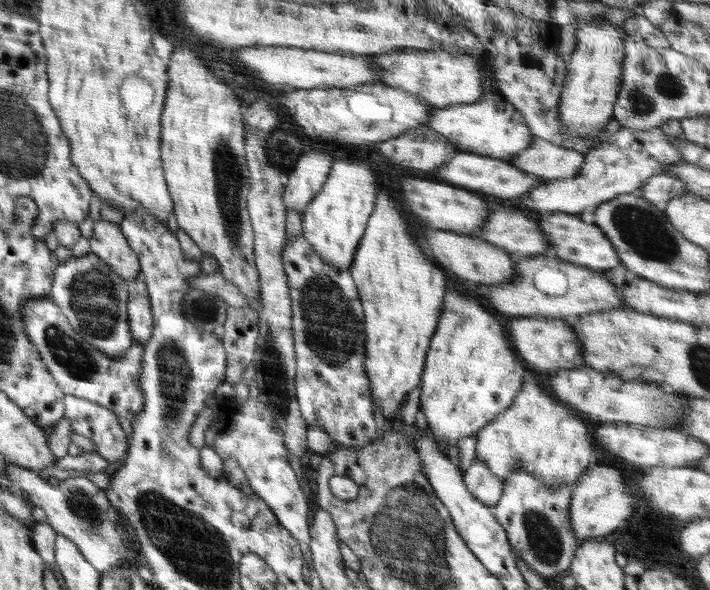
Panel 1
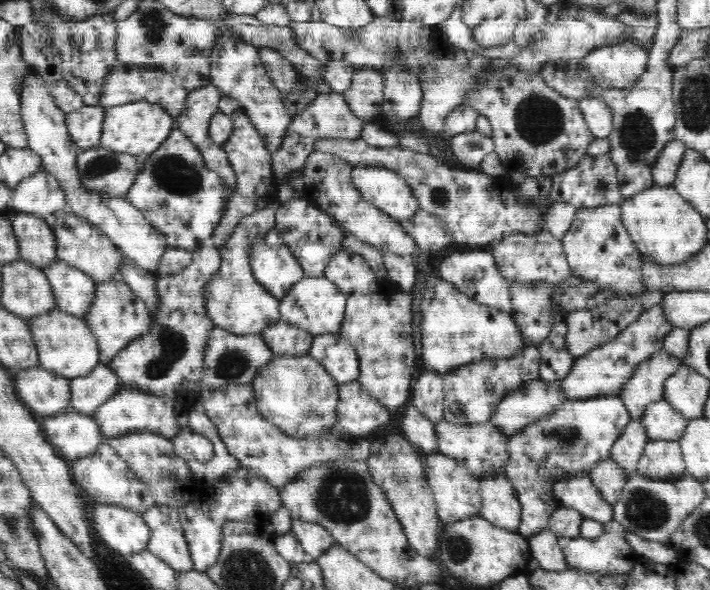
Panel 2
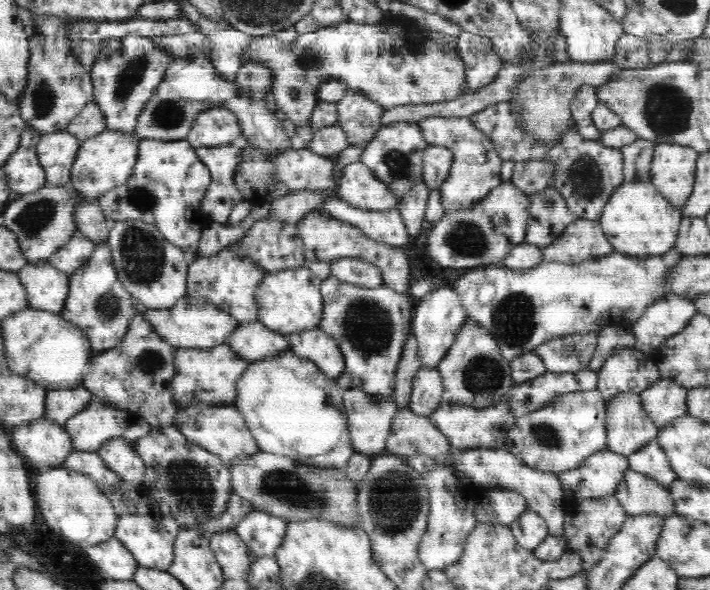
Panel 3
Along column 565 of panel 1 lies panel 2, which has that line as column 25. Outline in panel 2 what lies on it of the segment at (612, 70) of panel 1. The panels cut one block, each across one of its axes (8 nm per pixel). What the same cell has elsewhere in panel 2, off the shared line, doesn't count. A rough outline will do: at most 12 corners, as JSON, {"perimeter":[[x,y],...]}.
{"perimeter":[[32,68],[20,115],[28,148],[75,216],[158,276],[166,238],[125,197],[82,185],[66,113]]}

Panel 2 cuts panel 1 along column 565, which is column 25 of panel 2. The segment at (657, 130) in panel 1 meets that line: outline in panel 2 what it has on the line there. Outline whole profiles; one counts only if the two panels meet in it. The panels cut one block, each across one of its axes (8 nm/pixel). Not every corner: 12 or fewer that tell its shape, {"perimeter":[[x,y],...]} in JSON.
{"perimeter":[[42,168],[14,188],[10,206],[53,215],[66,206],[65,190]]}

